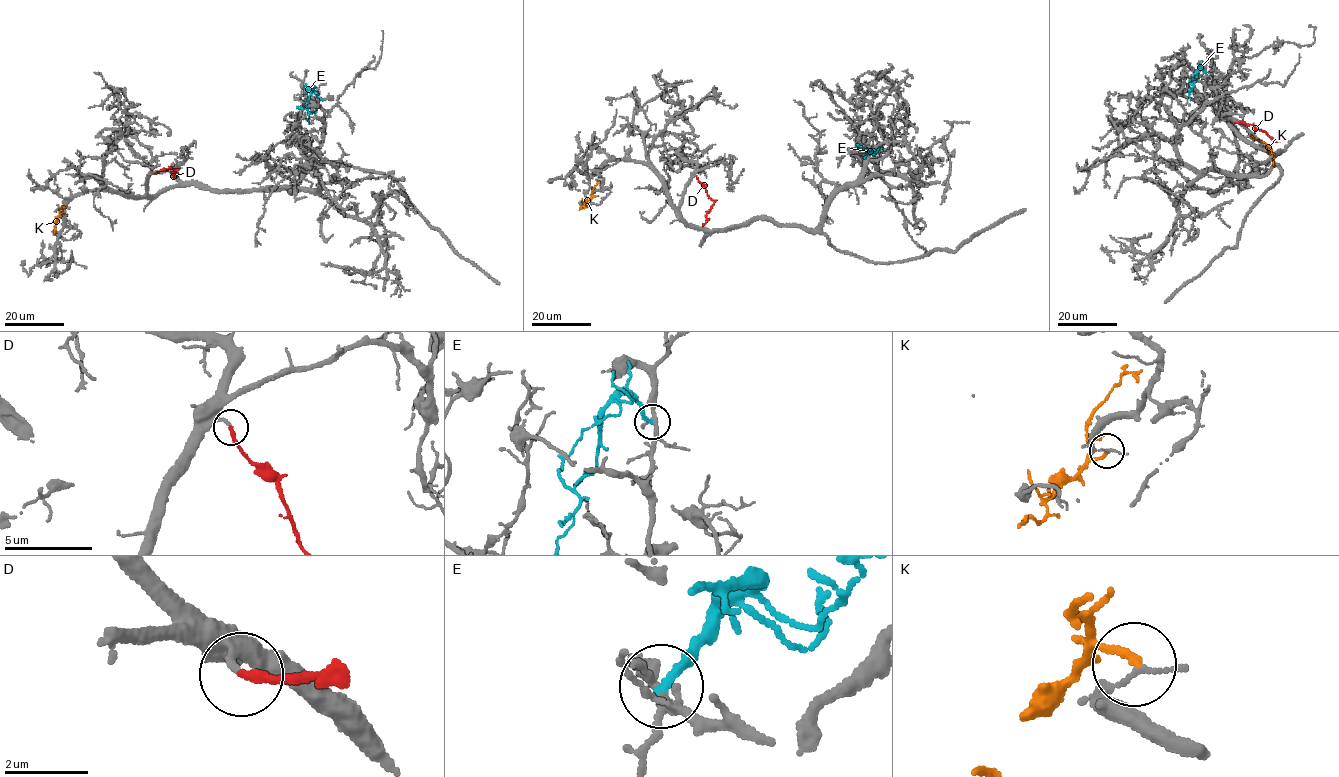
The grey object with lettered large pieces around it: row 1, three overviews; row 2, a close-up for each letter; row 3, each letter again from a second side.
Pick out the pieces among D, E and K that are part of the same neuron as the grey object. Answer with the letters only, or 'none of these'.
D

